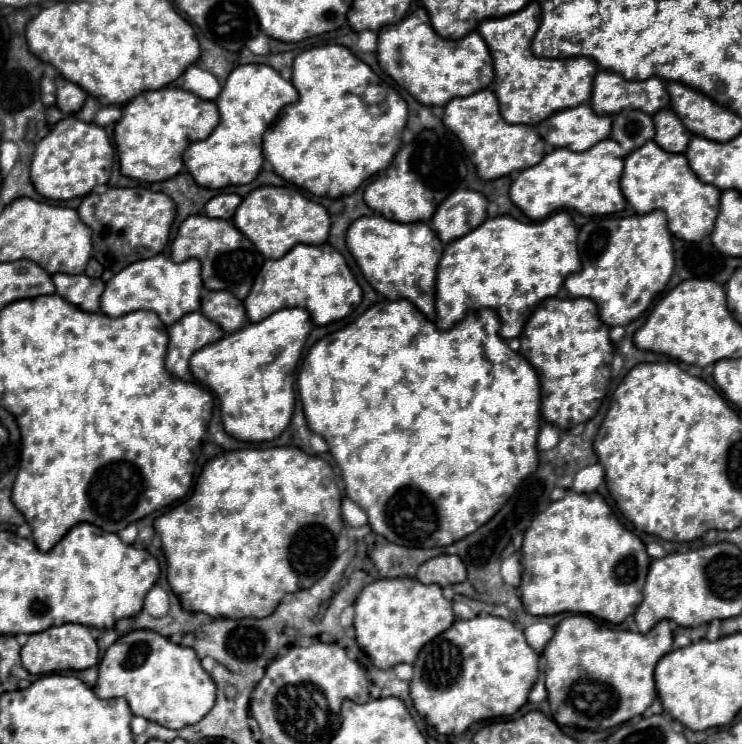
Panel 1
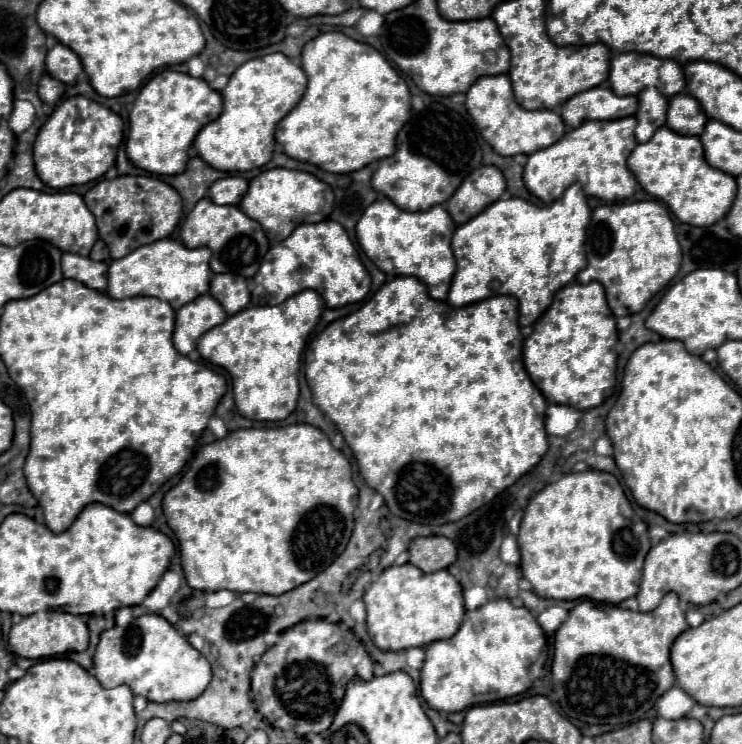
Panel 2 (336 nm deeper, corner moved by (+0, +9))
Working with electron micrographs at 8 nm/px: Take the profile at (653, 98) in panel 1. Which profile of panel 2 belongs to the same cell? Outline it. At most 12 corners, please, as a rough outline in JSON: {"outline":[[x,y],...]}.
{"outline":[[614,54],[616,94],[656,86],[666,98],[686,86],[682,66],[650,54]]}

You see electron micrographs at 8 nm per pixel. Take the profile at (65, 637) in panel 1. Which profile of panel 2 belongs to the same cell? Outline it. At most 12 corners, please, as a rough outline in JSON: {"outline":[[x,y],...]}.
{"outline":[[36,612],[10,630],[22,658],[88,648],[80,616]]}

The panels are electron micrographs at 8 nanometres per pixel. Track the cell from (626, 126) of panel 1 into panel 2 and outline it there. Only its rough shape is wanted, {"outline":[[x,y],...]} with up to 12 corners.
{"outline":[[656,88],[640,92],[634,136],[648,142],[666,122],[668,100]]}

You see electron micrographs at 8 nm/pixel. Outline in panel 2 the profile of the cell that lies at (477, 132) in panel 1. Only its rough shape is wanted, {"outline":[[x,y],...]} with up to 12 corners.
{"outline":[[506,74],[478,78],[466,110],[500,156],[558,142],[564,120],[516,104]]}

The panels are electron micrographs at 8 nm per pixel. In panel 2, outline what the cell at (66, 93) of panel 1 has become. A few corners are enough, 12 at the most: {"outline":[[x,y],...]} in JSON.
{"outline":[[56,44],[46,56],[46,70],[72,86],[82,62],[68,46]]}

